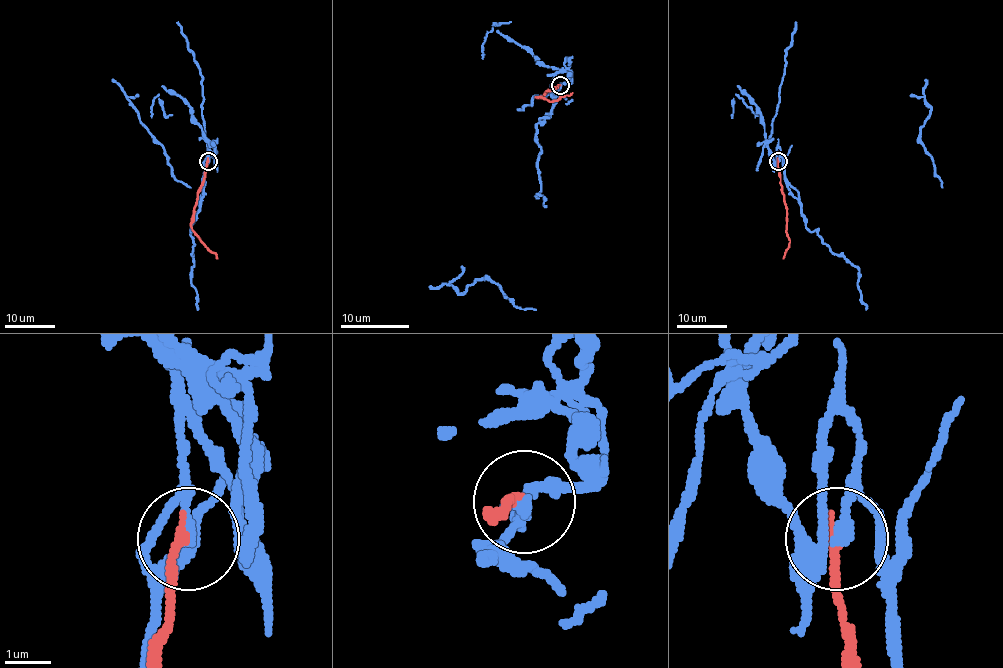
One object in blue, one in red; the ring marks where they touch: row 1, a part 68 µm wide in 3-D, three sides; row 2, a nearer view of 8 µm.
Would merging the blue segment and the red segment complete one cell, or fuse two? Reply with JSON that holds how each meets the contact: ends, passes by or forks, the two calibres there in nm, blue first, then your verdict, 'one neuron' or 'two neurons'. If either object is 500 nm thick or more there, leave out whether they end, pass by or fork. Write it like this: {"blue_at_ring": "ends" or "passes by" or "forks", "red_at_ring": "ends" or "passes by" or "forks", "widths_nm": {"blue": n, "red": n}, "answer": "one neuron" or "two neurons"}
{"blue_at_ring": "ends", "red_at_ring": "ends", "widths_nm": {"blue": 280, "red": 200}, "answer": "two neurons"}

